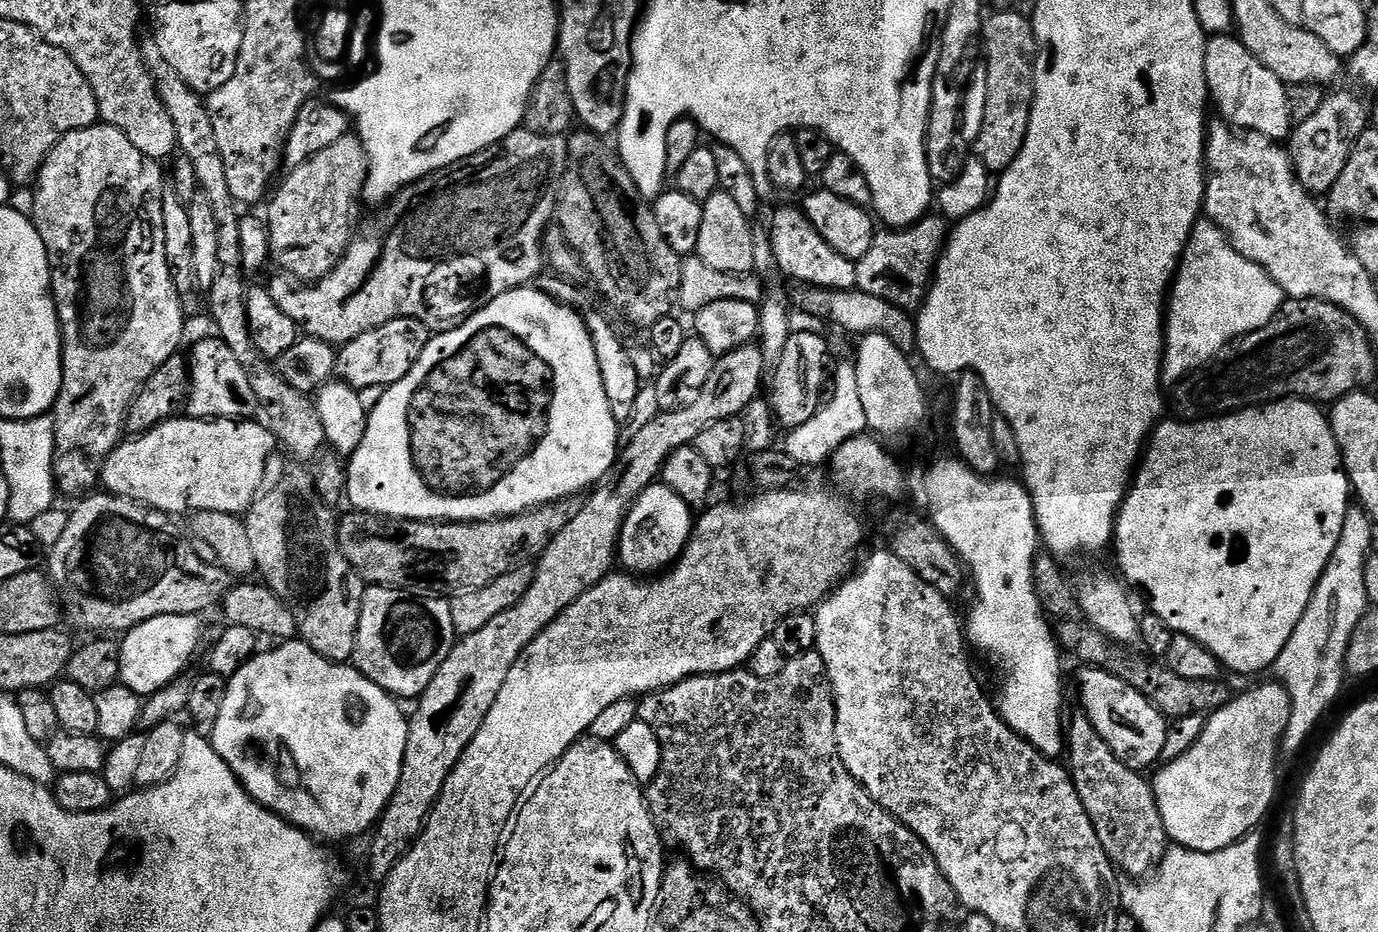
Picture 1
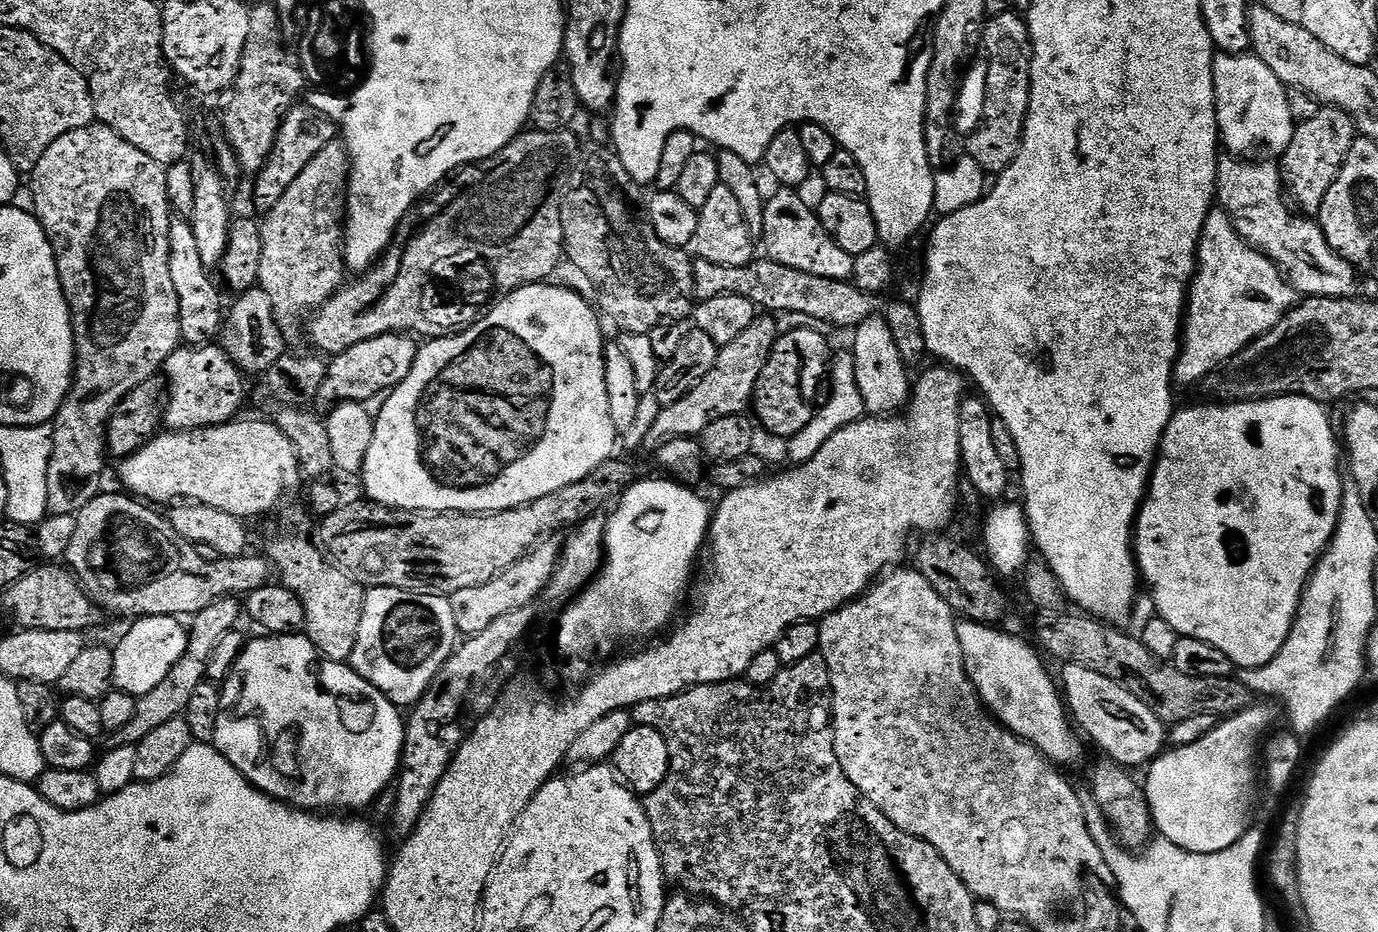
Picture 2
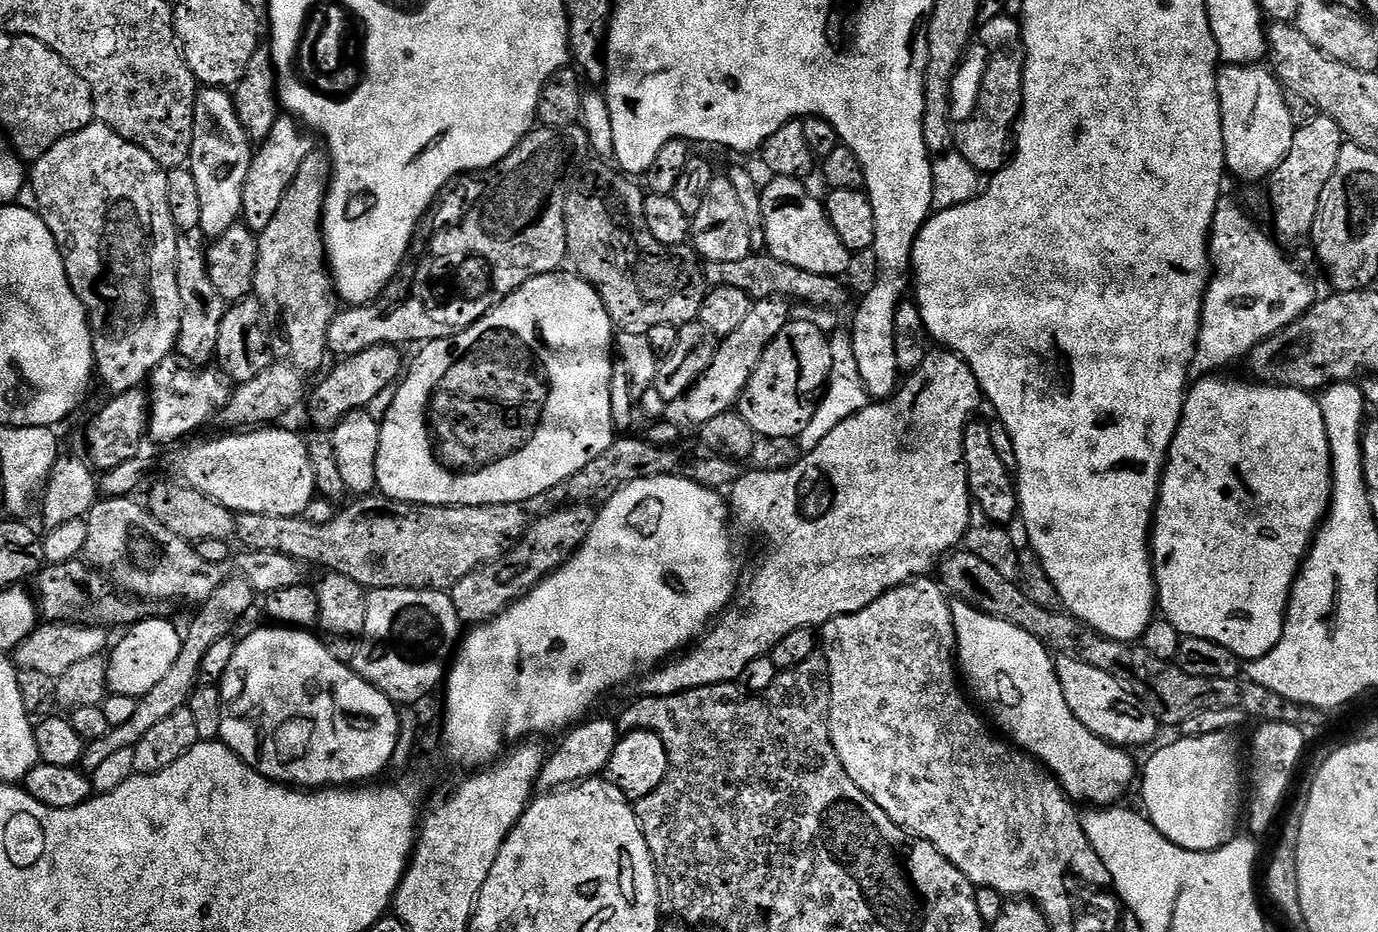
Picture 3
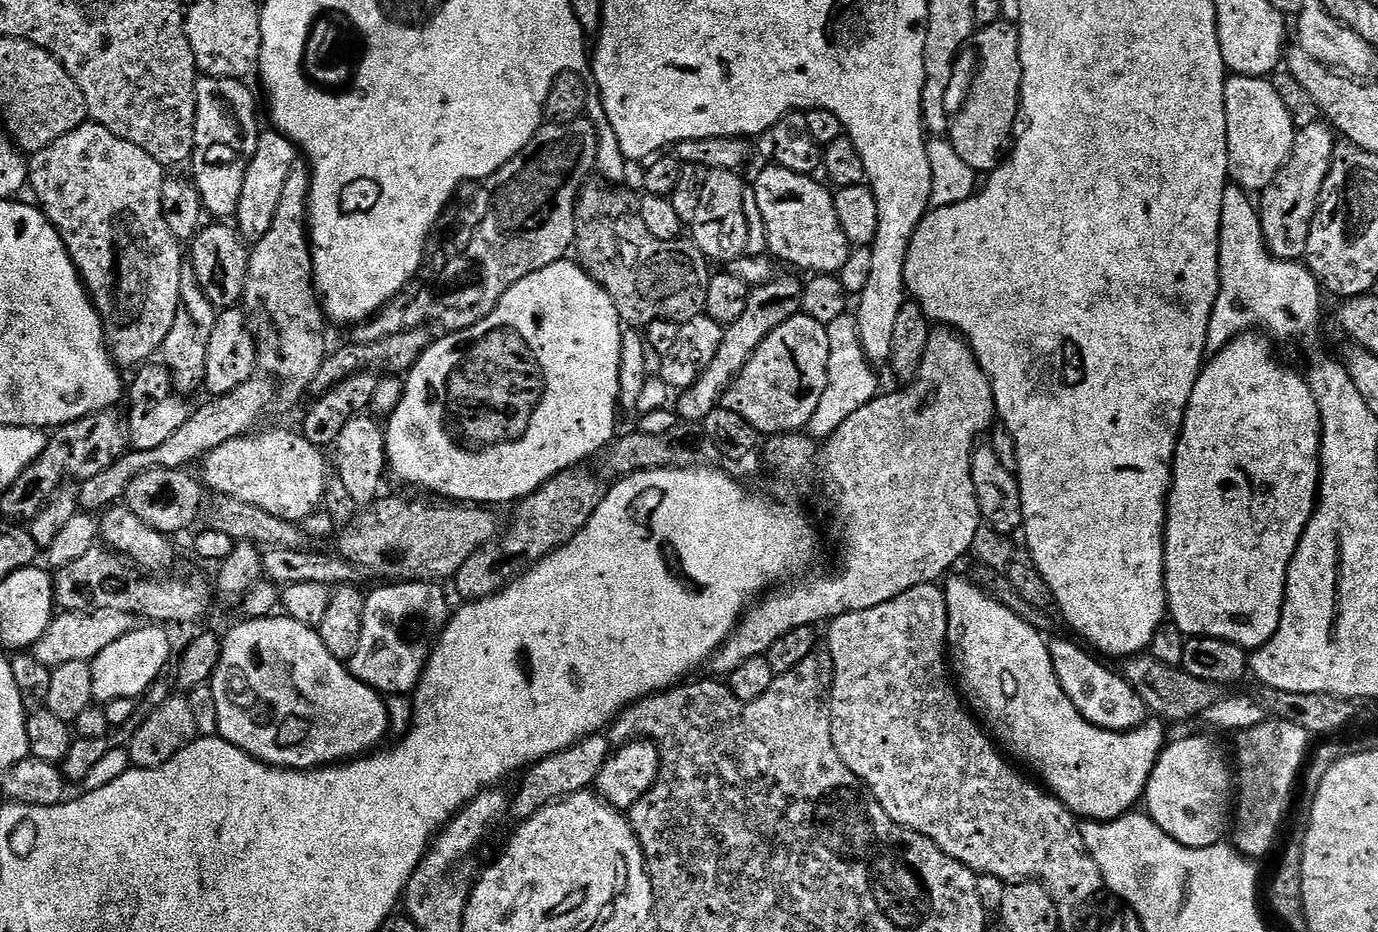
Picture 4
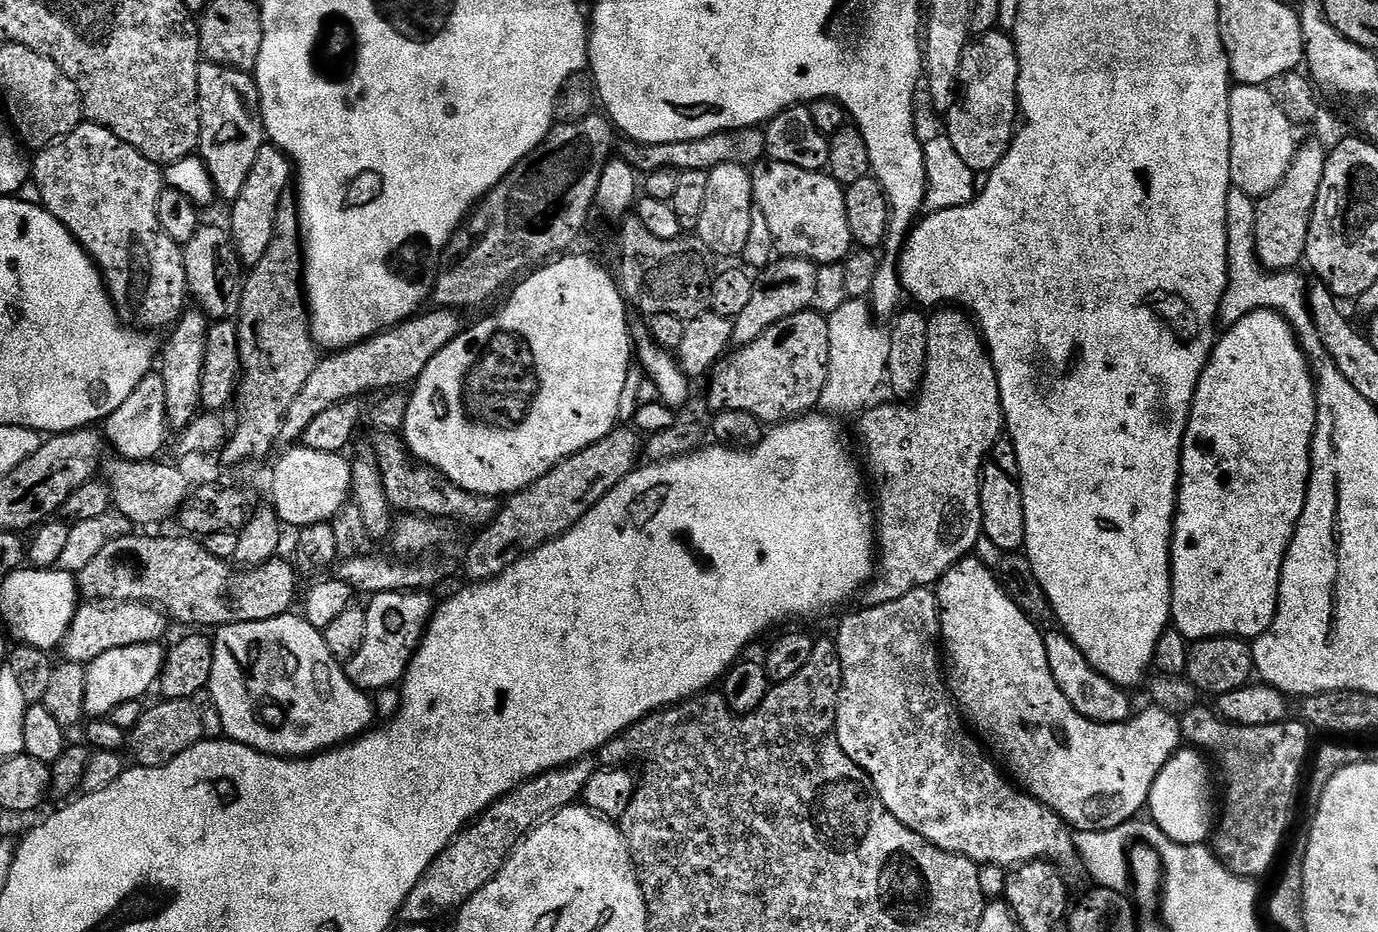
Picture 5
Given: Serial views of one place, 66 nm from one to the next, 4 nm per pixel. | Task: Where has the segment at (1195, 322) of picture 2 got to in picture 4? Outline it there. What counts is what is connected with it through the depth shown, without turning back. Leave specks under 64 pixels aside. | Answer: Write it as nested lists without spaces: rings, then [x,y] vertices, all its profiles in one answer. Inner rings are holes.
[[[1229,182],[1222,198],[1220,289],[1210,314],[1208,352],[1222,351],[1236,336],[1259,329],[1280,340],[1312,340],[1320,324],[1322,289],[1307,263],[1279,260],[1264,241],[1257,201]]]

